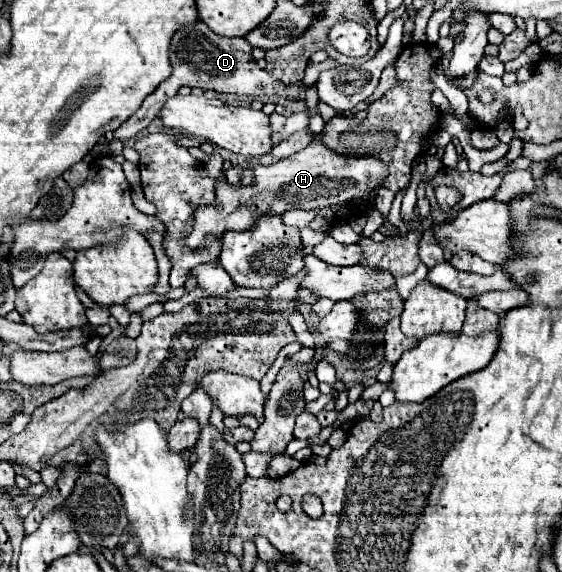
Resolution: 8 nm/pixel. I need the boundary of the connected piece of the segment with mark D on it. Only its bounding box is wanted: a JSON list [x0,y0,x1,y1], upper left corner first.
[113,22,305,140]

